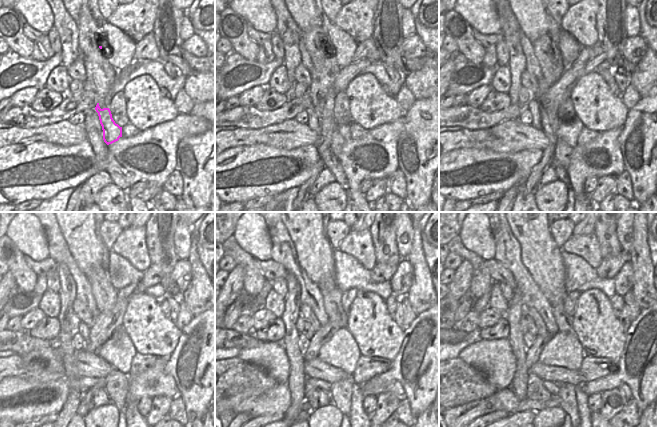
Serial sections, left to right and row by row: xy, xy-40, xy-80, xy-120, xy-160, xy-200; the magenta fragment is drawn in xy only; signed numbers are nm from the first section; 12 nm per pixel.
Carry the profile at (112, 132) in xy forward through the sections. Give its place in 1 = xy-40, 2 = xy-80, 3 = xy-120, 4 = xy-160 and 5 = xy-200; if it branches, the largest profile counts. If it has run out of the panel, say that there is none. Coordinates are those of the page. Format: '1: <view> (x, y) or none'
1: xy-40 (328, 127)
2: xy-80 (550, 122)
3: xy-120 (116, 387)
4: xy-160 (341, 391)
5: xy-200 (567, 396)

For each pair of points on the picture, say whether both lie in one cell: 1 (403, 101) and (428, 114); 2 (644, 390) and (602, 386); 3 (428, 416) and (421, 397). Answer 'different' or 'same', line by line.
1: different
2: same
3: different

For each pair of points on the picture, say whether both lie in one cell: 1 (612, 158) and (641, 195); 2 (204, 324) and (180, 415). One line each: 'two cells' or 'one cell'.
1: two cells
2: two cells

